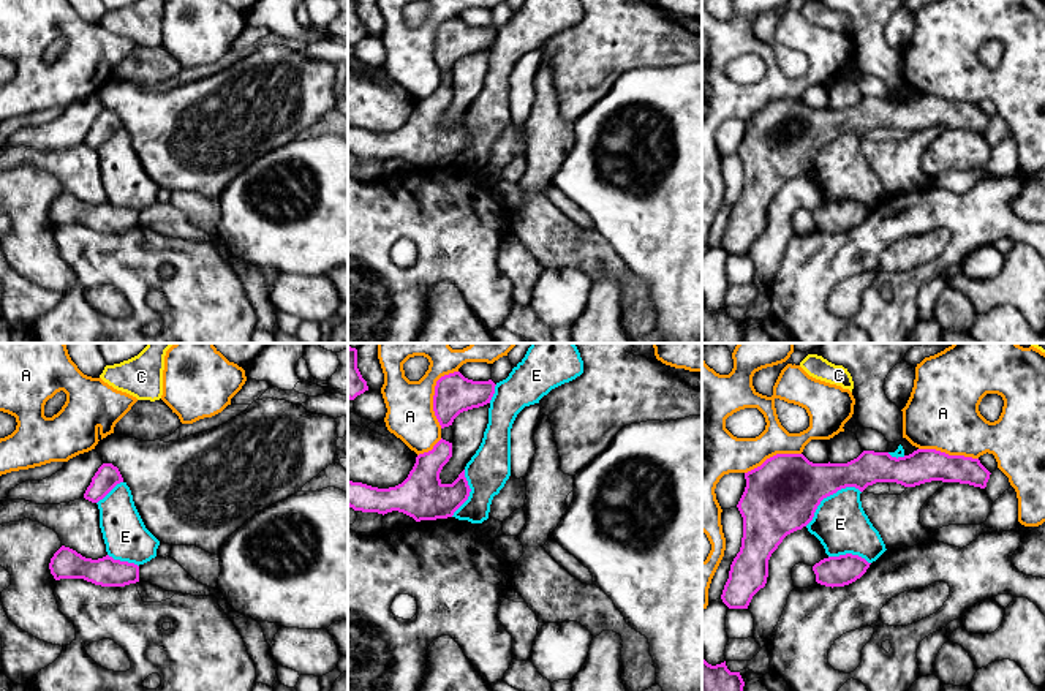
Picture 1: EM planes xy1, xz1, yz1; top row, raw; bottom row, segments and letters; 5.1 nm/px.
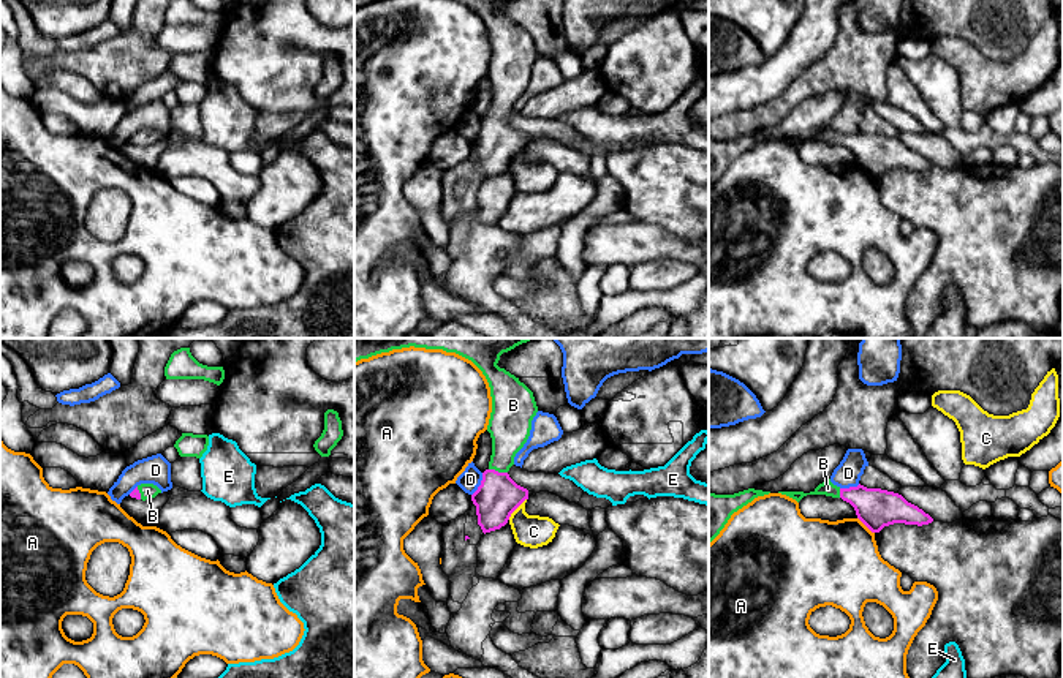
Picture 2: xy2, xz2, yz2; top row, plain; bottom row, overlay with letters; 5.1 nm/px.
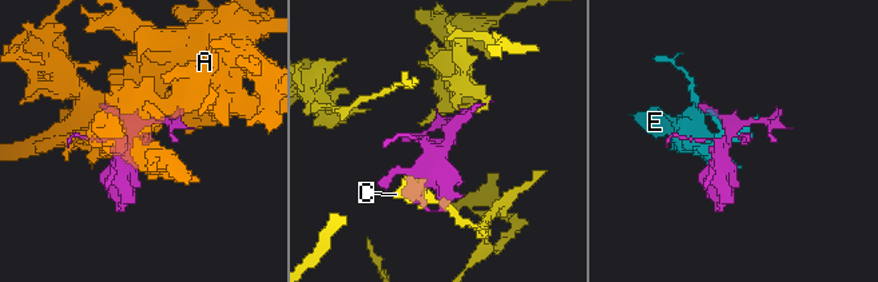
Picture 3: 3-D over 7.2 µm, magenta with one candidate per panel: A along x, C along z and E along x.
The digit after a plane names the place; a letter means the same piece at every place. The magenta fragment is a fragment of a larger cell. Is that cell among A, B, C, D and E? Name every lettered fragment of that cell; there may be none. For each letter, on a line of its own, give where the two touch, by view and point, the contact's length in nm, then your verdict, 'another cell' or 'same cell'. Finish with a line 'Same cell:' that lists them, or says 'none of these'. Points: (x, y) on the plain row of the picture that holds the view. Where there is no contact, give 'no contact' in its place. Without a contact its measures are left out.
A: meets magenta in xz1 at (435, 40); contact 300 nm long; another cell
B: meets magenta in xz2 at (499, 119); contact 100 nm long; same cell
C: meets magenta in xz2 at (516, 154); contact 140 nm long; another cell
D: meets magenta in xz2 at (481, 130); contact 130 nm long; another cell
E: meets magenta in yz1 at (829, 141); contact 340 nm long; another cell
Same cell: B

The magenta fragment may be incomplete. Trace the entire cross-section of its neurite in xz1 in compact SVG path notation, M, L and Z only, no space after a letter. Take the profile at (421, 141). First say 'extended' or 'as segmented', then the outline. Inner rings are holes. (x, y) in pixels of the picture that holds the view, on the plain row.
as segmented; M440 85L432 96L419 100L408 123L389 134L348 126L348 152L354 157L403 158L416 168L452 163L468 145L465 115L452 130L443 130L440 119L452 103L452 89Z

